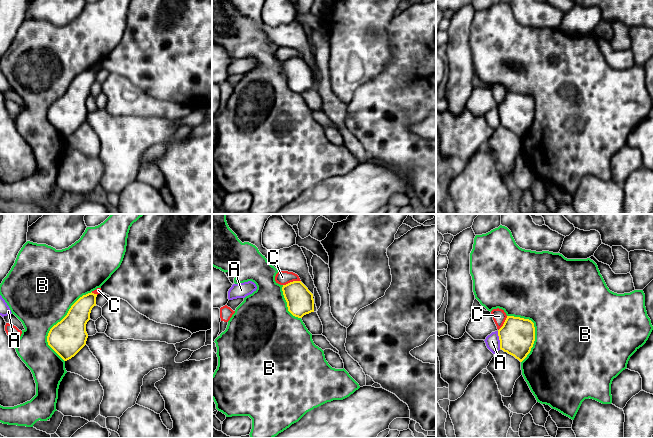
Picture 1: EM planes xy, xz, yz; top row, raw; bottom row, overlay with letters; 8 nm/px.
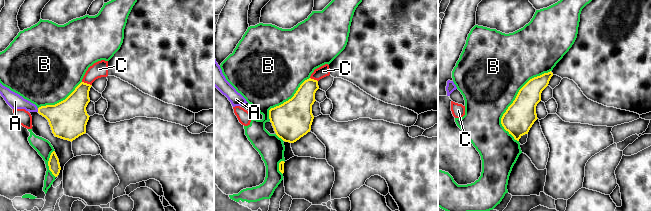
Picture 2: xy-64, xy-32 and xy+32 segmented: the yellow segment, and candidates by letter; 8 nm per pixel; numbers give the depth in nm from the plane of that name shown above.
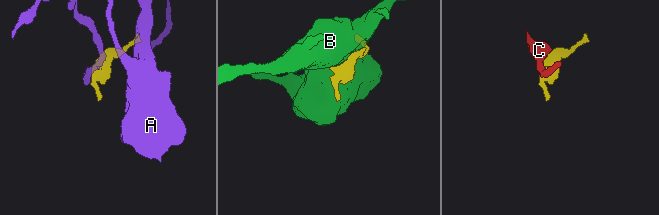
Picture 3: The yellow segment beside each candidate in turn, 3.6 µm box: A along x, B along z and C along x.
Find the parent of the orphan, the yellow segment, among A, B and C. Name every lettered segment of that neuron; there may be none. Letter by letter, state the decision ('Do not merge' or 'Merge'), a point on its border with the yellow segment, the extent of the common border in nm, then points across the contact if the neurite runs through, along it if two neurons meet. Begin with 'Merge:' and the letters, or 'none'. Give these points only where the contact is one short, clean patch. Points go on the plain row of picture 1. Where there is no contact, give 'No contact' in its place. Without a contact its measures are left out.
Merge: A
A: Merge. Touches yellow at yz (499, 115). Shared border 150 nm
B: Do not merge. Touches yellow at xy (57, 99). Shared border 600 nm
C: Do not merge. Touches yellow at xz (291, 58). Shared border 150 nm

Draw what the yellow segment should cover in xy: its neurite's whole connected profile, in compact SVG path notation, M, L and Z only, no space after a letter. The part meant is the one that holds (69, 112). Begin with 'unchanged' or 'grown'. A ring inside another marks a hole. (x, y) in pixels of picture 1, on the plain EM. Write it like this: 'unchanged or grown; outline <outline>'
unchanged; outline M88 69L80 73L69 85L67 91L54 101L47 112L48 121L64 136L74 133L85 121L88 114L86 100L90 96L90 89L96 82L97 70Z

